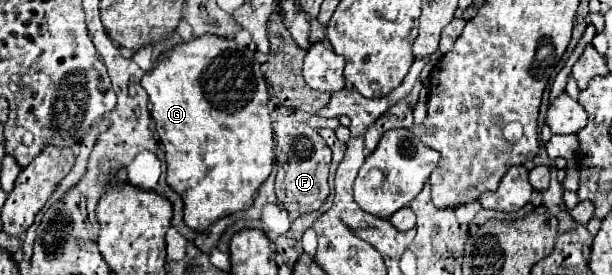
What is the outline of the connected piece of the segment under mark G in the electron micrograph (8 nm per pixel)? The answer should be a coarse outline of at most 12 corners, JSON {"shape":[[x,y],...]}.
{"shape":[[202,35],[142,77],[184,223],[274,167],[254,51]]}

